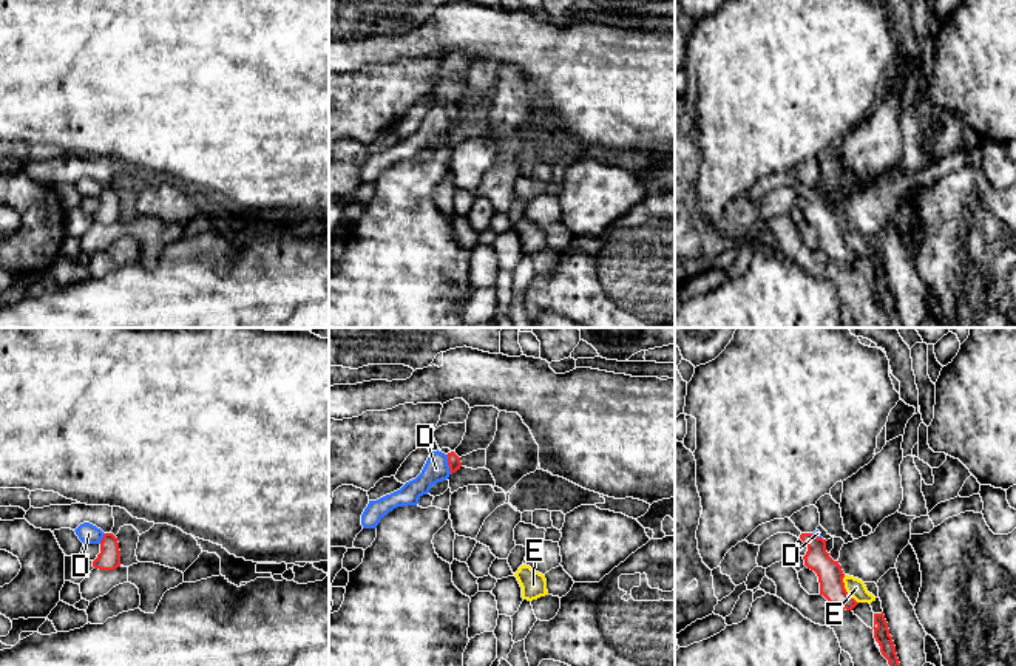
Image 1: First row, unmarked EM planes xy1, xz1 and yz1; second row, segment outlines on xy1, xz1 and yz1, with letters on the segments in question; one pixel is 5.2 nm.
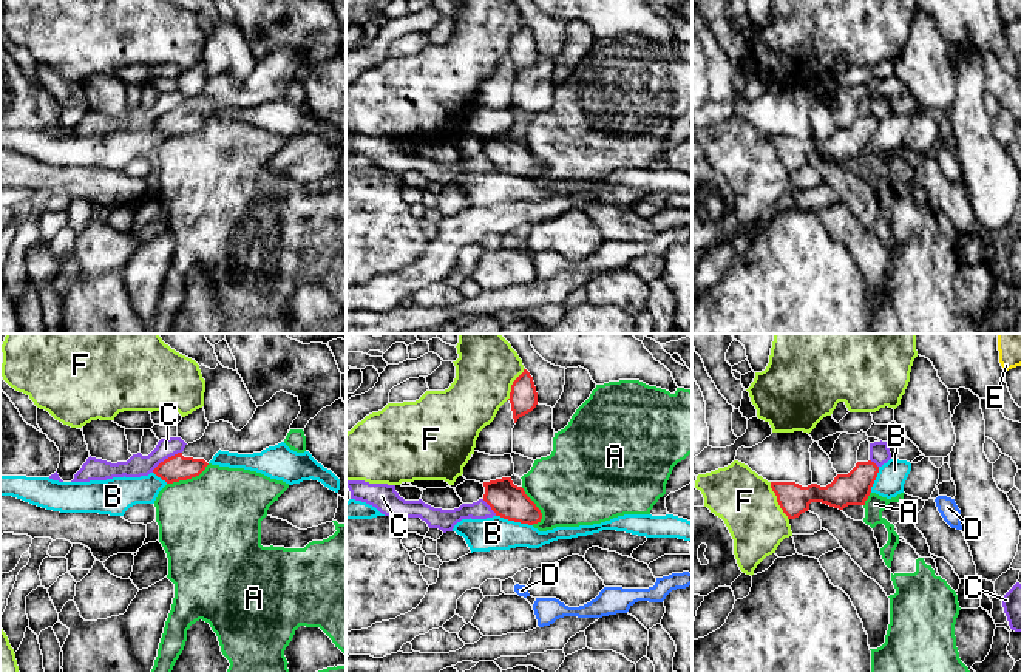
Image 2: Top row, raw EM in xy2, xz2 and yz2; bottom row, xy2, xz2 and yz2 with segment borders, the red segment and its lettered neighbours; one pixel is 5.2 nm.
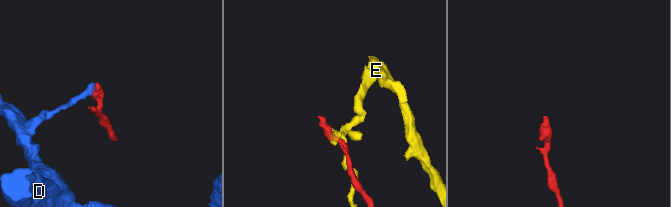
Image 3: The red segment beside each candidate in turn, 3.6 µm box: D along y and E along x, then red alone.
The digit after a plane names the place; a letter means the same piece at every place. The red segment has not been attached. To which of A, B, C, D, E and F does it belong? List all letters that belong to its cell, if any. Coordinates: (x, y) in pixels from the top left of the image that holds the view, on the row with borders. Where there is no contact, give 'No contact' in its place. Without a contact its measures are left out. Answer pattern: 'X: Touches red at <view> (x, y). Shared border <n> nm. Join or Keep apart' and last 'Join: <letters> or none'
A: Touches red at xy2 (187, 478). Shared border 240 nm. Keep apart
B: Touches red at xz2 (515, 521). Shared border 200 nm. Keep apart
C: Touches red at xy2 (166, 459). Shared border 190 nm. Keep apart
D: Touches red at xz1 (448, 464). Shared border 110 nm. Keep apart
E: Touches red at yz1 (845, 589). Shared border 170 nm. Keep apart
F: Touches red at yz2 (777, 501). Shared border 220 nm. Keep apart
Join: none

